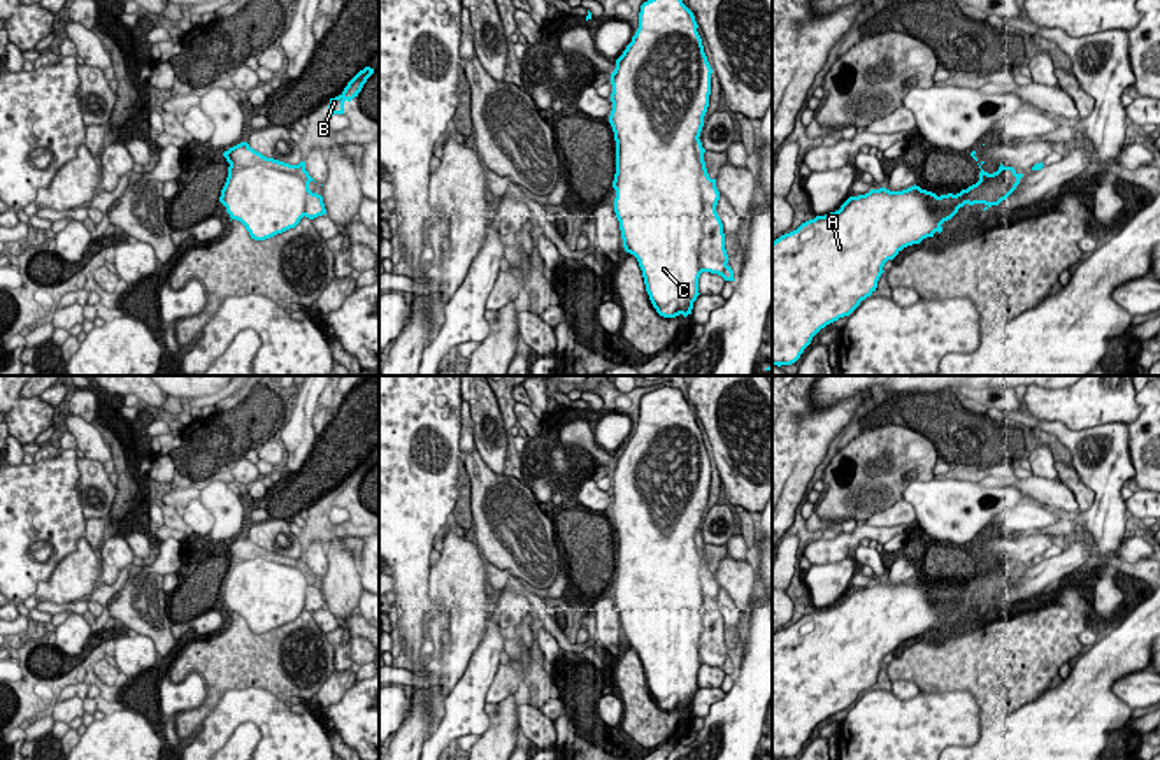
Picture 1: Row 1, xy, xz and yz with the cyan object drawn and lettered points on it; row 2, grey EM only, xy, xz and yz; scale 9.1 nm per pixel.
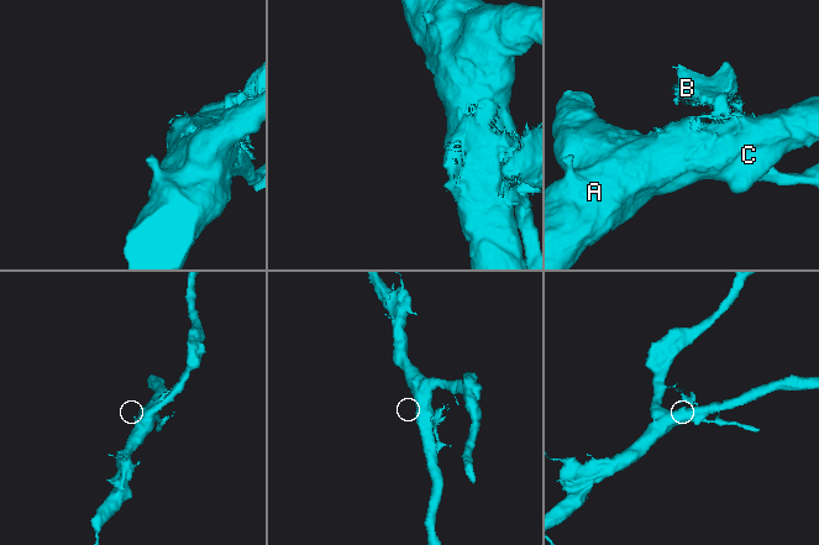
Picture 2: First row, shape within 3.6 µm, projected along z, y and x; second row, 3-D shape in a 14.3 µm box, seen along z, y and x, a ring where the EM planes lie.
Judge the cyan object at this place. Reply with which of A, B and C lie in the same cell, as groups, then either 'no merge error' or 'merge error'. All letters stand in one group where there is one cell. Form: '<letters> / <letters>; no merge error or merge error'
A C / B; merge error

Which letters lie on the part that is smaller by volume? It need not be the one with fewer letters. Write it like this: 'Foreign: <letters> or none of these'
Foreign: B

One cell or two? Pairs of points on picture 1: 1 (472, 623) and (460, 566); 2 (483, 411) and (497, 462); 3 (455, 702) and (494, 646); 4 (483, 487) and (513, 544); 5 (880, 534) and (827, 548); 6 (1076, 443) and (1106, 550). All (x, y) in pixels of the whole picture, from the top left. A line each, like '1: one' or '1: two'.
1: one
2: one
3: one
4: one
5: one
6: one

